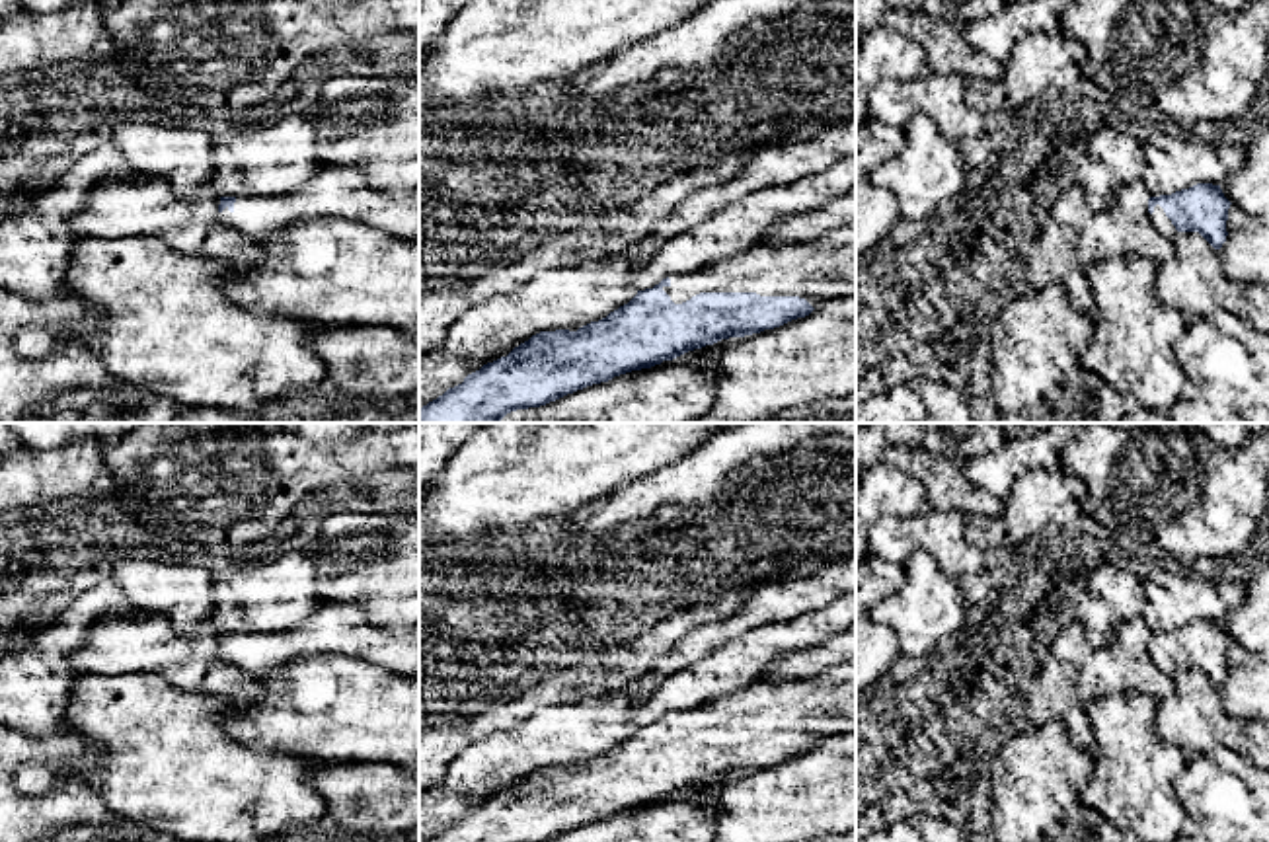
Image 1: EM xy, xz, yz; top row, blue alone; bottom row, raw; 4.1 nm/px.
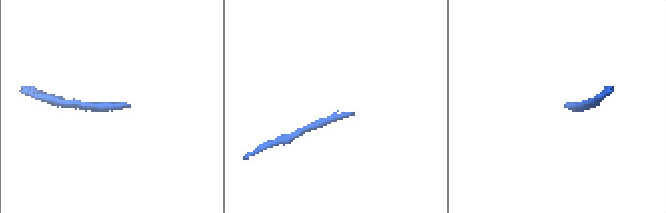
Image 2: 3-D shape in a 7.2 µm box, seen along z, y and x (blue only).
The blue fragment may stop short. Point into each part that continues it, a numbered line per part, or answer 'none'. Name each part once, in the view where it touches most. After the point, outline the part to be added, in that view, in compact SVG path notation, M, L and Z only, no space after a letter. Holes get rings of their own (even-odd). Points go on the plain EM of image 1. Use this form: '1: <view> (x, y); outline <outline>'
1: xz (821, 706); outline M856 657L788 684L756 682L692 709L676 709L663 727L674 741L700 729L799 733L813 745L856 731Z

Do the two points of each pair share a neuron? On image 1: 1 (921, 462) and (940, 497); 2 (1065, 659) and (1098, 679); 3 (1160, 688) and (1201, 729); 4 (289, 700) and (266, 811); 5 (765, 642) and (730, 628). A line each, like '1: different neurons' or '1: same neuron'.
1: same neuron
2: different neurons
3: different neurons
4: different neurons
5: different neurons

